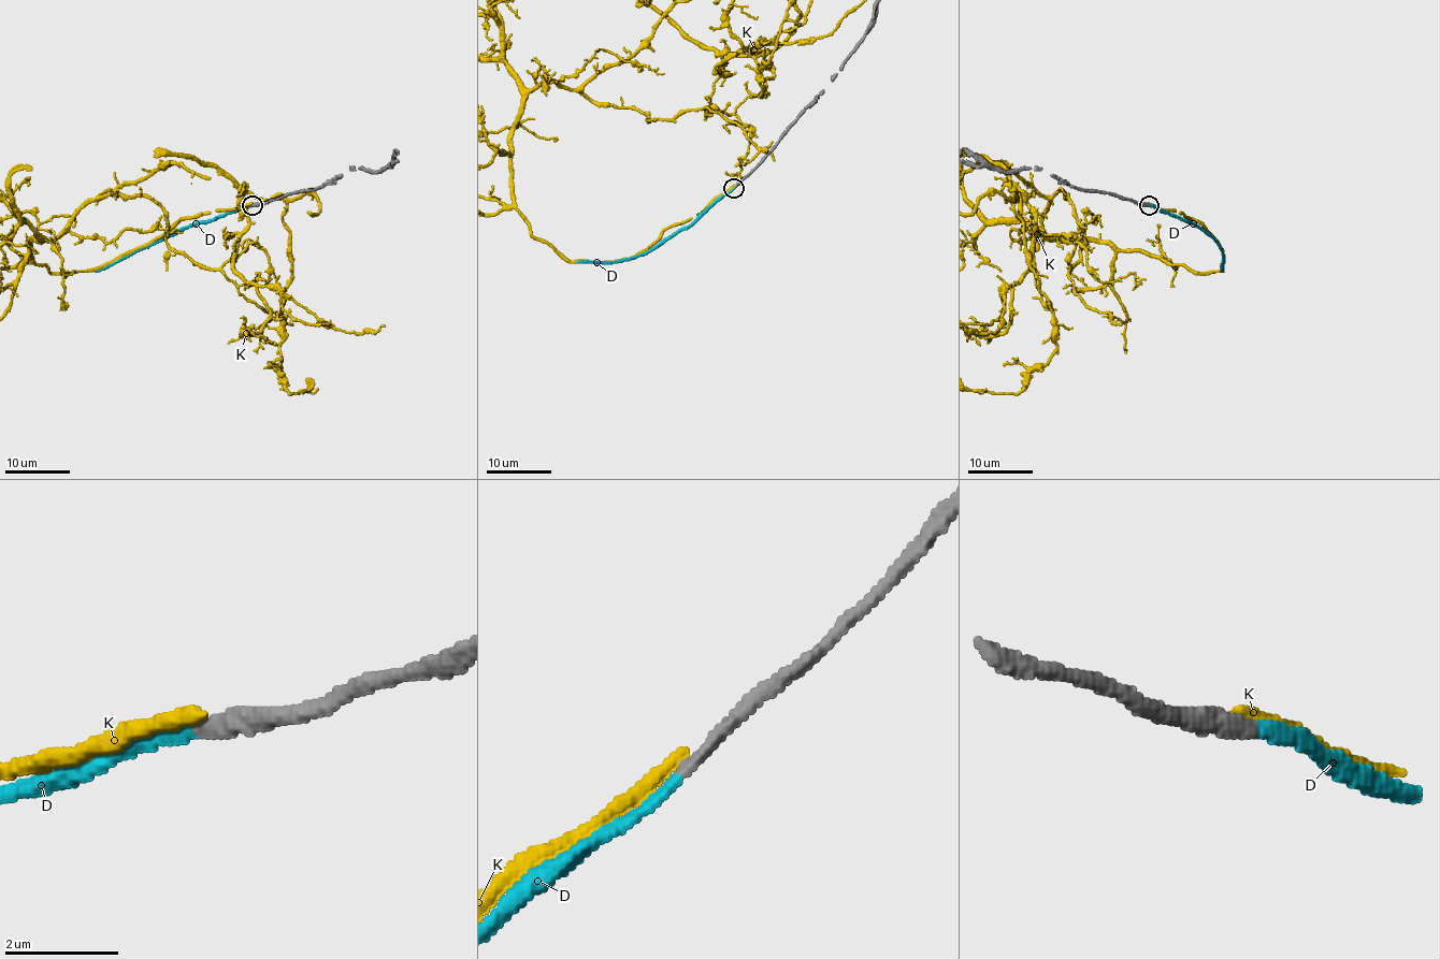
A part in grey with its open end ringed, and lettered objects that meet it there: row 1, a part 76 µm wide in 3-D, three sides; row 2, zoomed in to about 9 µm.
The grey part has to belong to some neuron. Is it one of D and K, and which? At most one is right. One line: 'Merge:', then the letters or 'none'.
Merge: D

